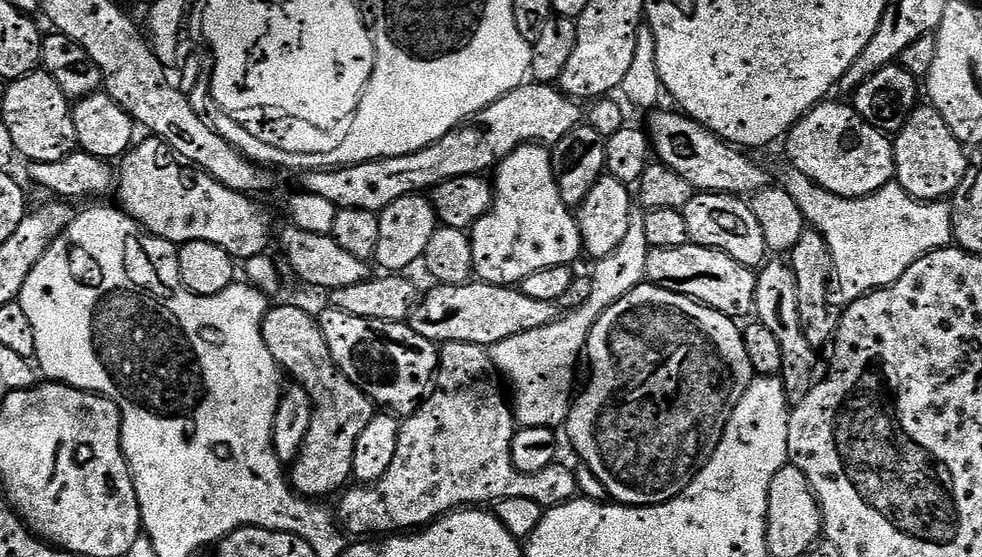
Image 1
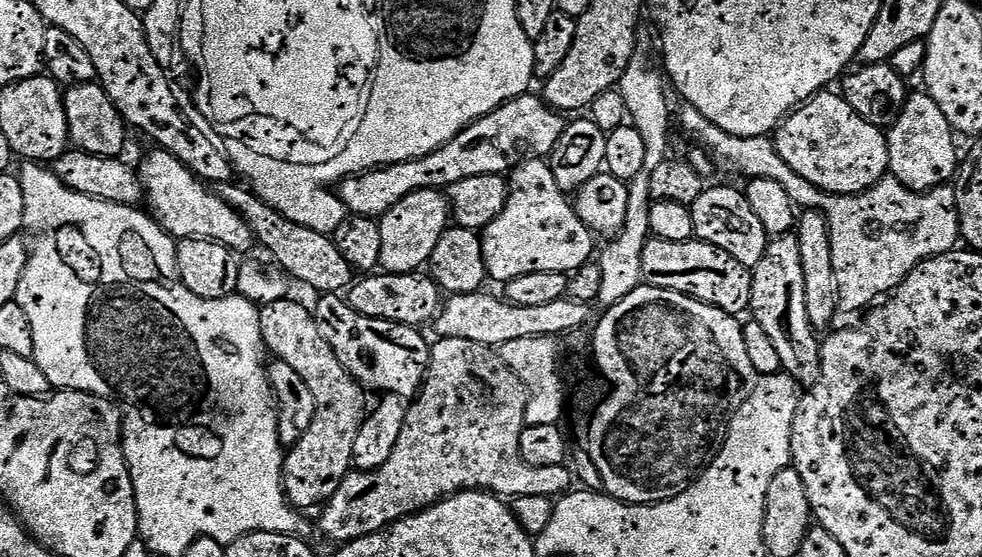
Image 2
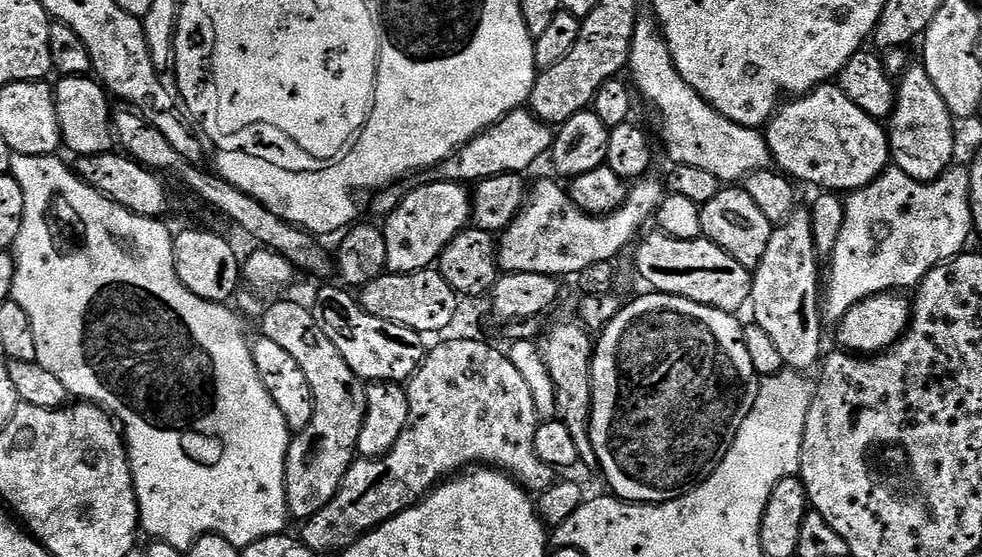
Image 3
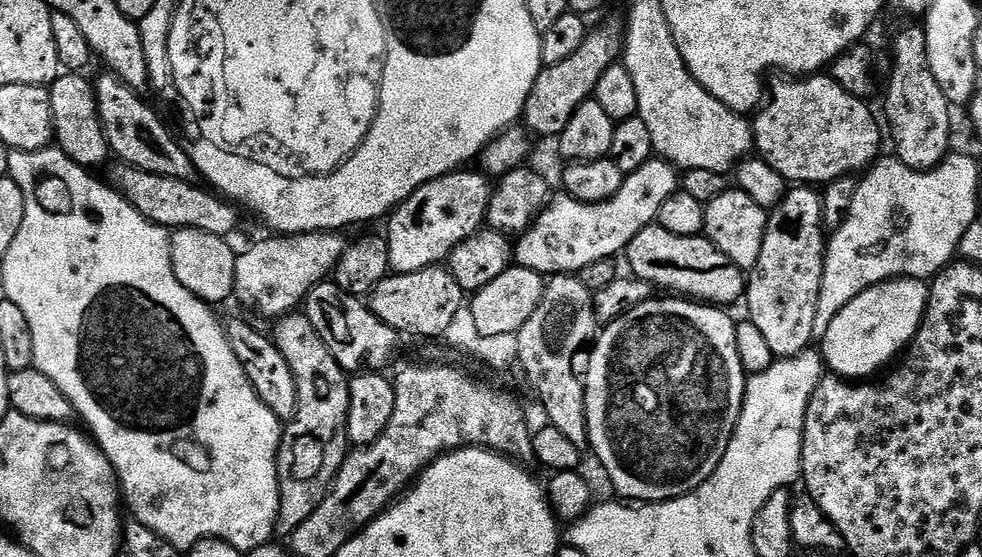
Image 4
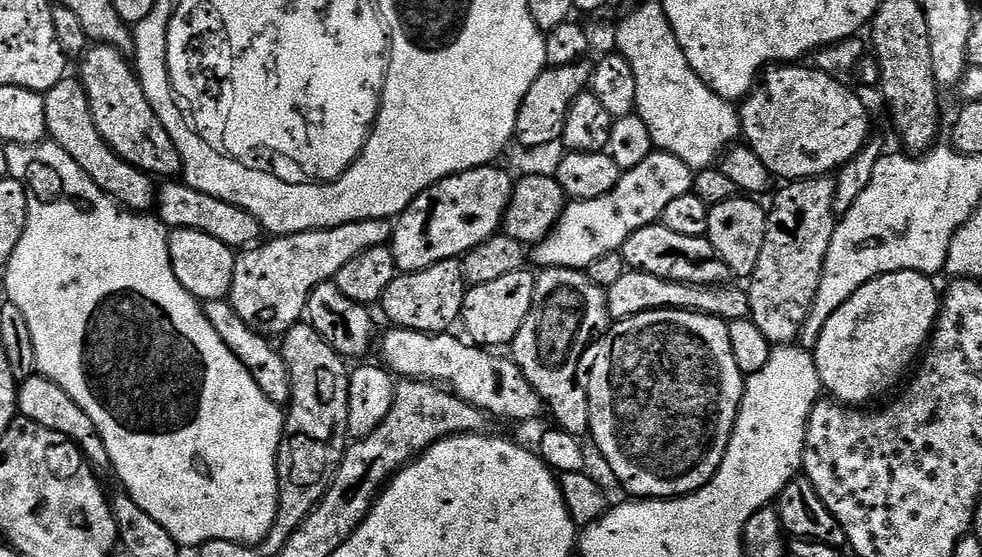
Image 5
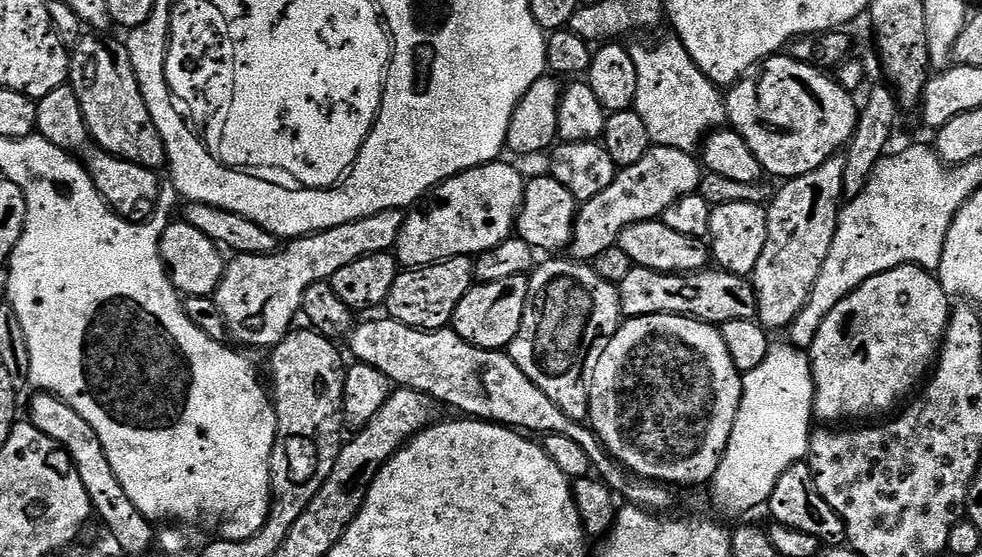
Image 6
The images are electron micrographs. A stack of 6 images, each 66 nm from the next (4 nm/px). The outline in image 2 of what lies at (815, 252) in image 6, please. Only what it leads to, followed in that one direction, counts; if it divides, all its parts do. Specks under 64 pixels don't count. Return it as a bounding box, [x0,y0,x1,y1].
[751,234,820,389]

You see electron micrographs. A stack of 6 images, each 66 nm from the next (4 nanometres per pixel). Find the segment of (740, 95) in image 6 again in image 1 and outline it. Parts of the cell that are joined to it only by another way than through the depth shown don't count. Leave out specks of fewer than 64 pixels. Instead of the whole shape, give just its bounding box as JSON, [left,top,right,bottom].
[788,103,896,200]

